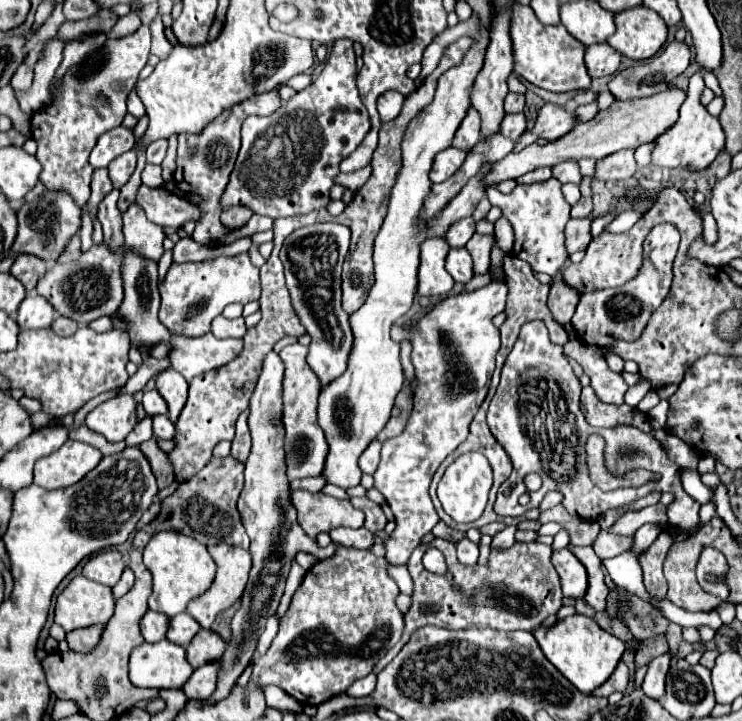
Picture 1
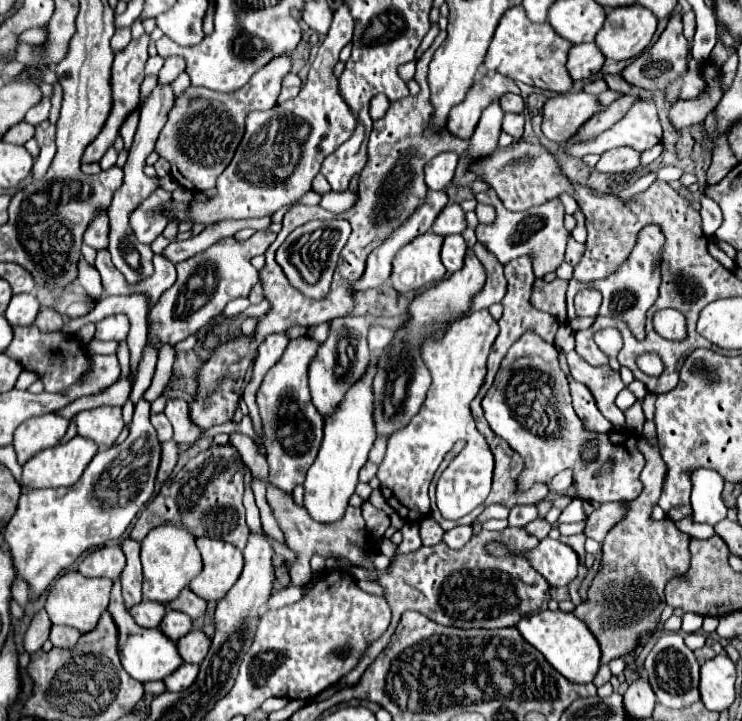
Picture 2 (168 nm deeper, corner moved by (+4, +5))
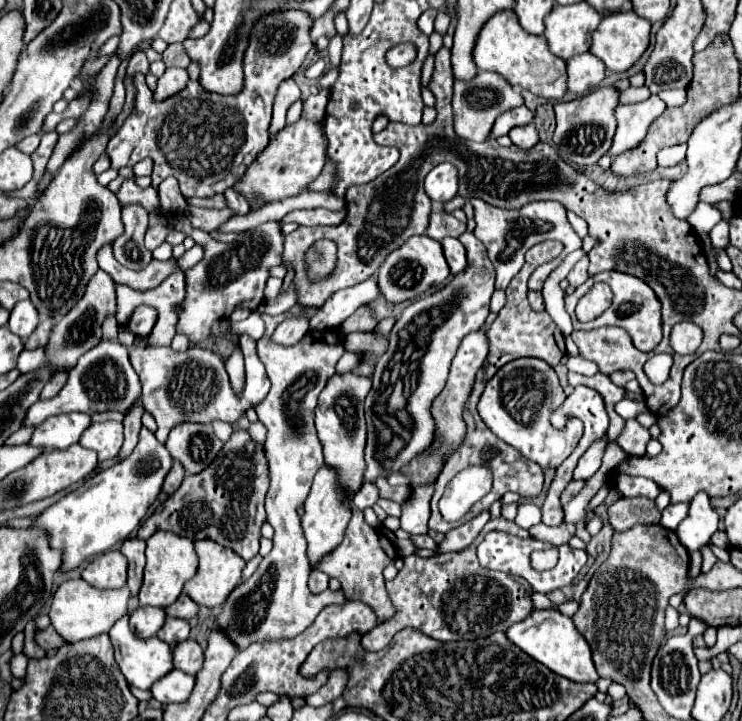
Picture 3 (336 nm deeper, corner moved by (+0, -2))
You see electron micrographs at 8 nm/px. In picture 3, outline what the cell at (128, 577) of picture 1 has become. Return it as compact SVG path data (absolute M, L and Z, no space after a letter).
M123 617L119 619L111 631L109 637L113 641L115 647L115 661L123 673L123 677L127 679L129 685L135 685L139 689L149 689L157 679L161 679L163 675L167 675L173 669L173 657L171 657L171 647L167 643L163 643L161 639L153 637L153 641L145 641L139 639L131 629L129 629L129 619Z

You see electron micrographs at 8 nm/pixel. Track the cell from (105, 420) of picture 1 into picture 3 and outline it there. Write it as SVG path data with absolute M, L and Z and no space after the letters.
M115 421L93 423L83 433L79 445L87 447L87 449L93 449L97 453L99 461L113 459L123 445L123 425L115 423Z

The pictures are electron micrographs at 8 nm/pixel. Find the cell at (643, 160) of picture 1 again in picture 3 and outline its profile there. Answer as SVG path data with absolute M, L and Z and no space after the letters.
M675 145L675 147L667 147L663 151L659 151L657 159L659 159L659 167L673 167L677 165L679 161L685 159L685 151L687 151L687 145Z

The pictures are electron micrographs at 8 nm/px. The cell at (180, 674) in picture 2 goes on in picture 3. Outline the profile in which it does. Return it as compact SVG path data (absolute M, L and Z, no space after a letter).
M173 669L173 671L169 671L169 675L161 677L157 683L153 683L149 693L161 705L183 703L185 699L189 699L189 695L193 691L193 685L195 685L193 675L187 675L187 673L179 671L179 669Z

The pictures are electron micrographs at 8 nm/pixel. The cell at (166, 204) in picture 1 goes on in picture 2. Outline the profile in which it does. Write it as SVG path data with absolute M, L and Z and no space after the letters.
M339 6L299 94L271 110L249 112L243 140L231 164L217 178L217 194L207 202L173 204L173 200L169 200L161 206L161 214L179 224L191 222L207 226L227 218L263 218L307 194L313 186L313 178L319 174L321 162L349 140L357 126L349 104L345 104L345 98L339 92L339 80L333 74L339 52L351 42L351 36L353 18L349 16L347 6Z

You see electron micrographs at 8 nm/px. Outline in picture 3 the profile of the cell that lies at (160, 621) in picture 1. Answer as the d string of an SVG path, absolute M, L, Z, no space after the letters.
M137 607L131 615L129 615L129 627L141 637L153 637L157 635L157 631L163 627L165 623L165 611L159 607Z

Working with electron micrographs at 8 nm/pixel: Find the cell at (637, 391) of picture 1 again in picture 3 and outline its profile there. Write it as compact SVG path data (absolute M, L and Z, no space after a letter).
M625 398L617 403L615 411L617 411L623 419L633 419L633 417L637 417L639 413L647 413L649 409L647 409L645 403L637 403L637 401Z

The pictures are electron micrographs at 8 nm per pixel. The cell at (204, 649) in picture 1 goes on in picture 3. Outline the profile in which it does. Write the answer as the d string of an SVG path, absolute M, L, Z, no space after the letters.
M187 639L185 643L179 643L173 649L173 667L175 669L195 675L201 669L201 663L203 663L203 649L199 647L197 641Z

